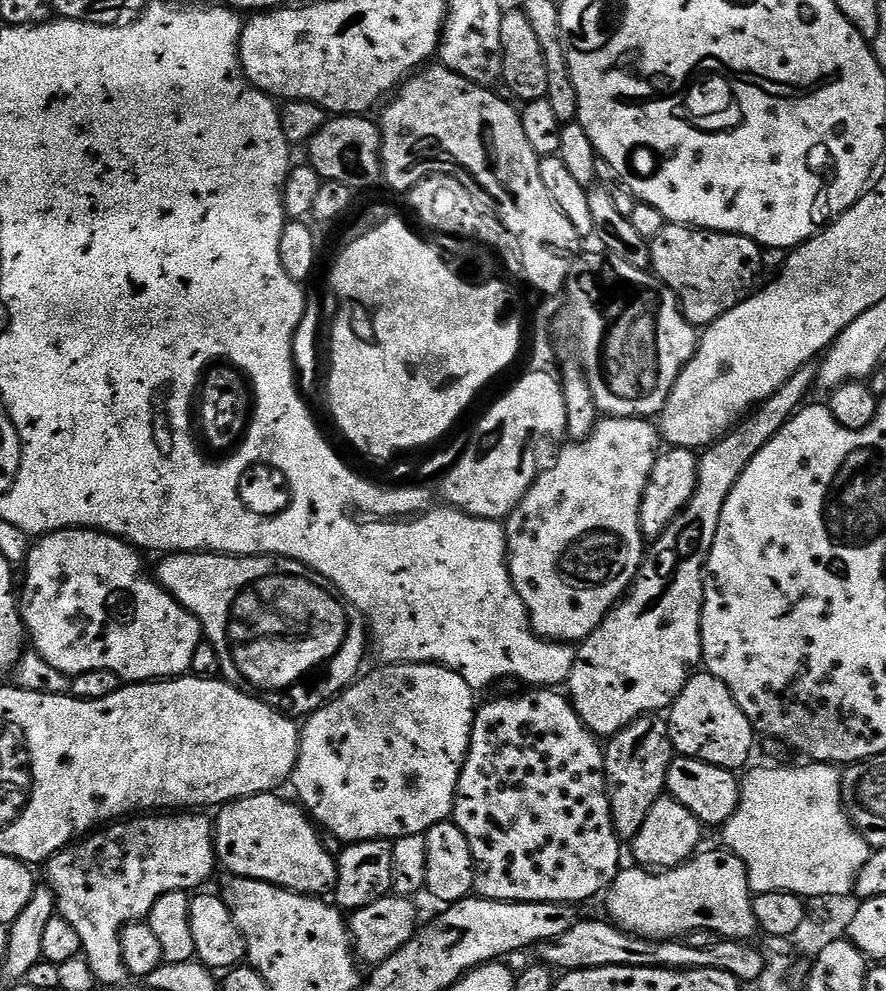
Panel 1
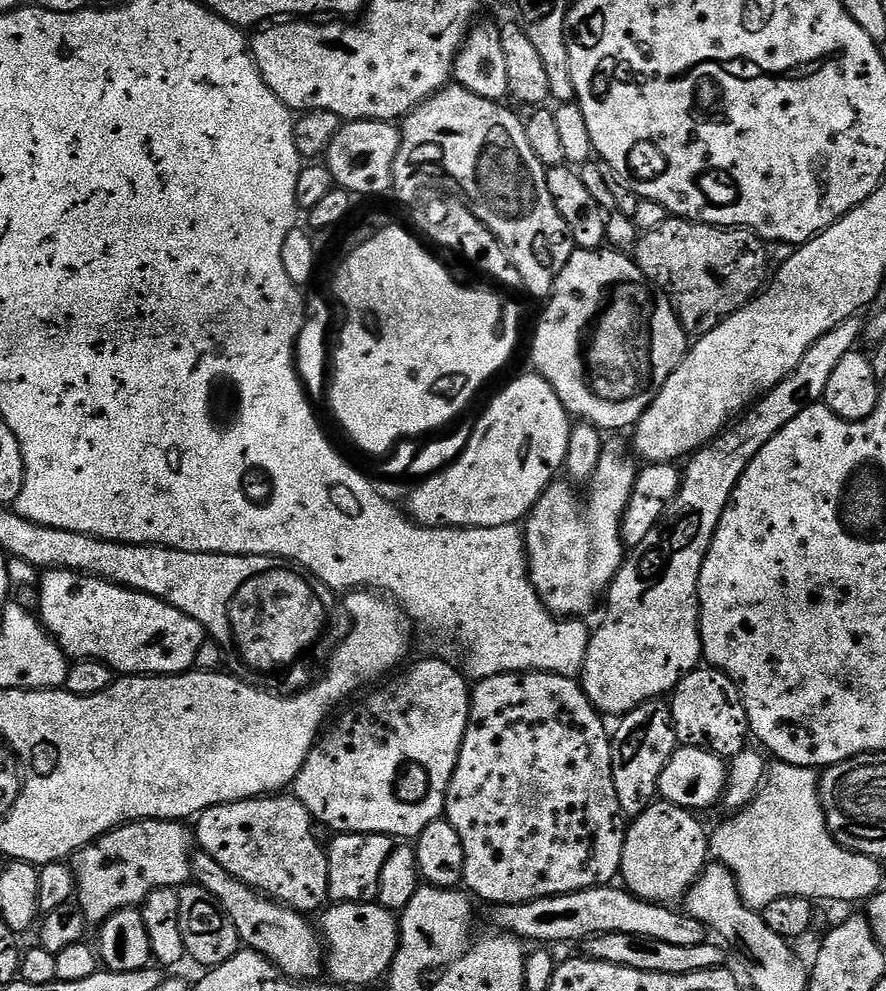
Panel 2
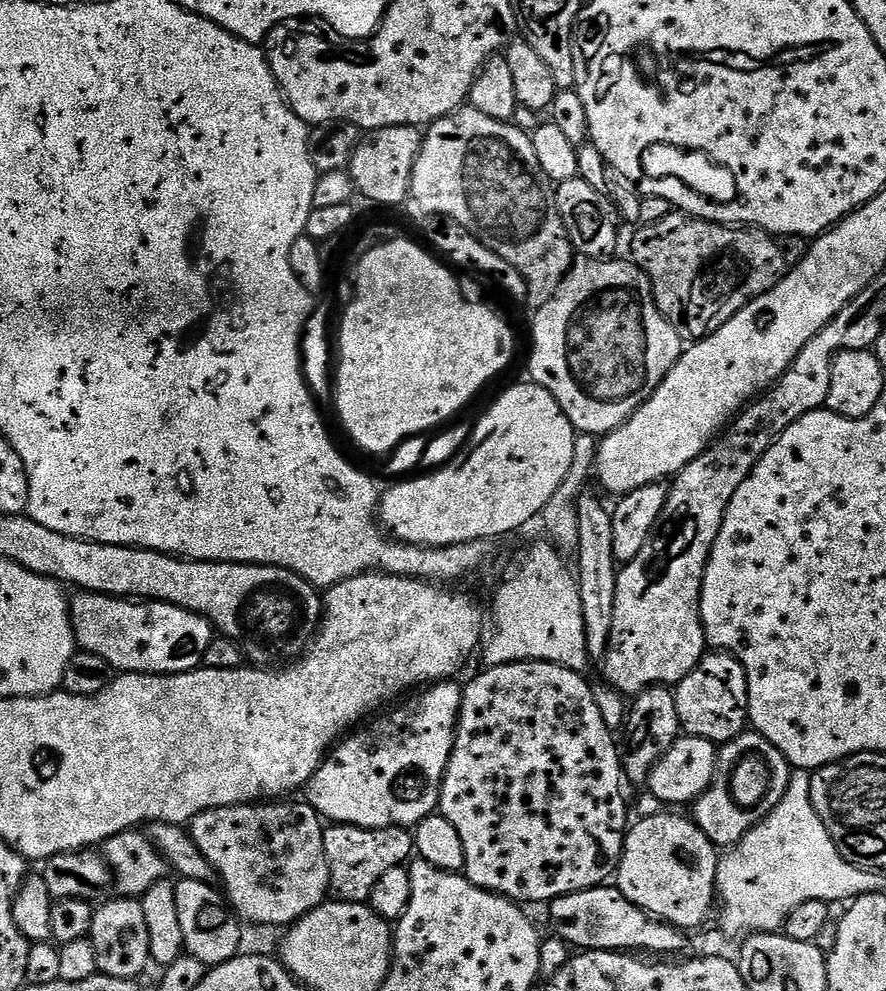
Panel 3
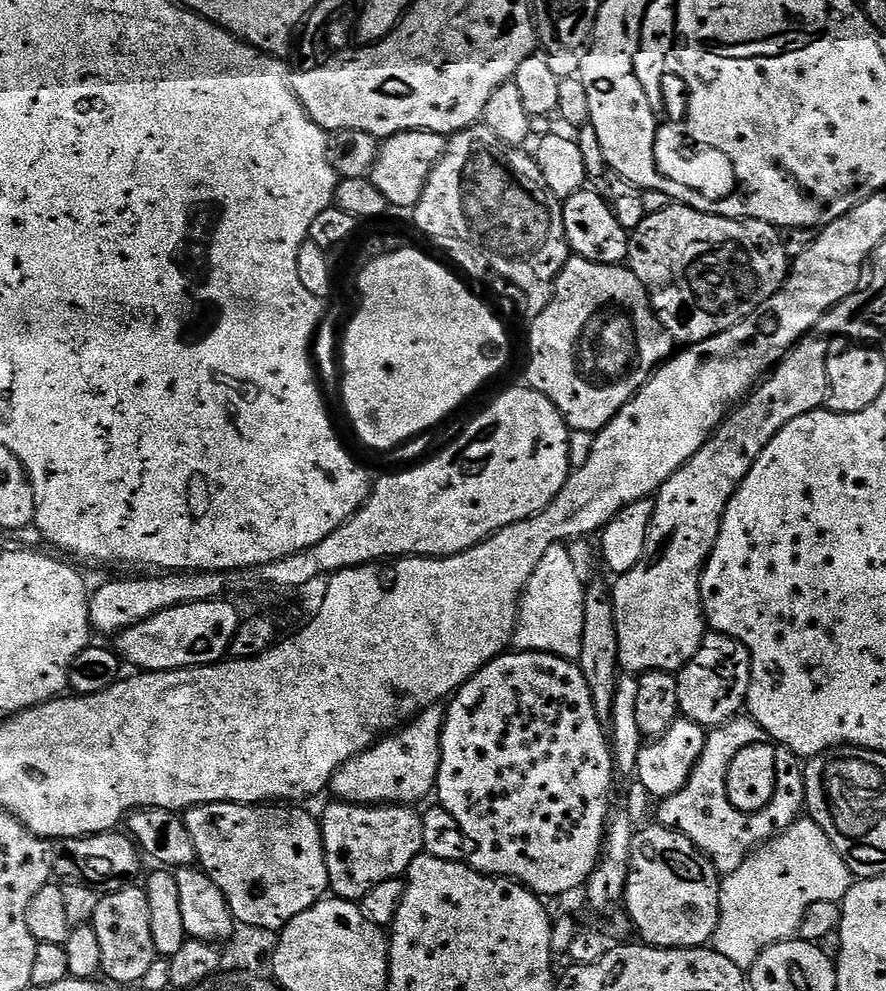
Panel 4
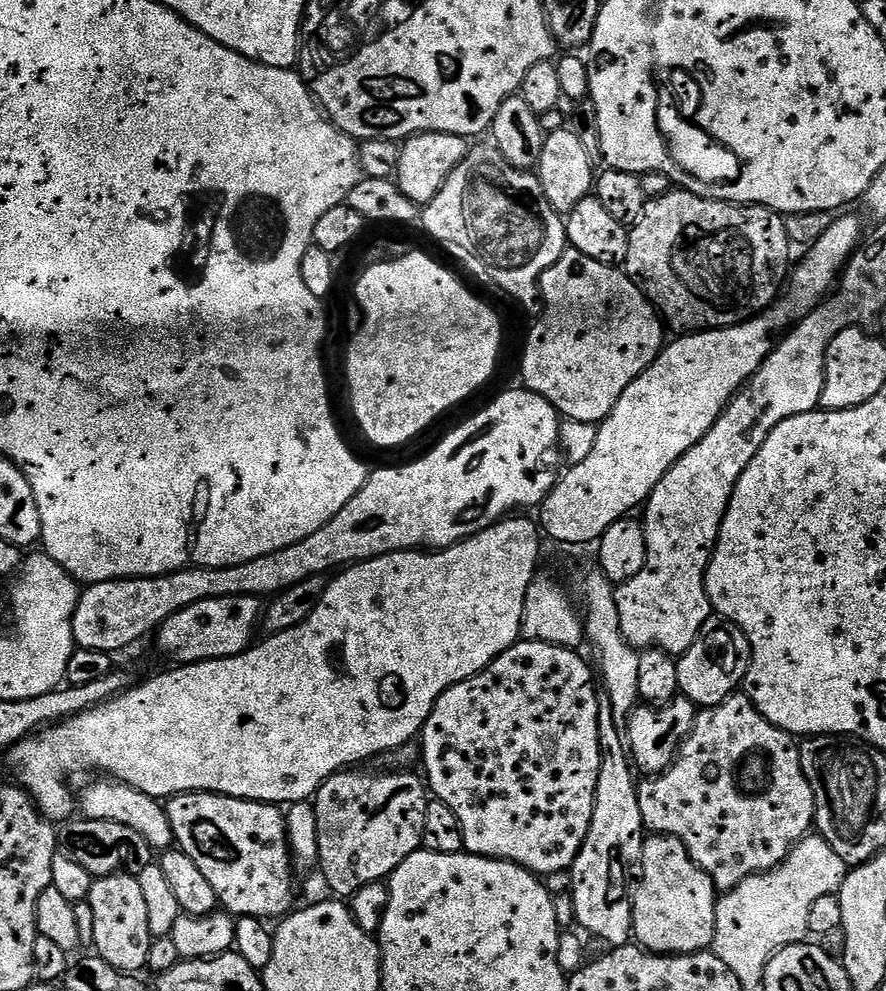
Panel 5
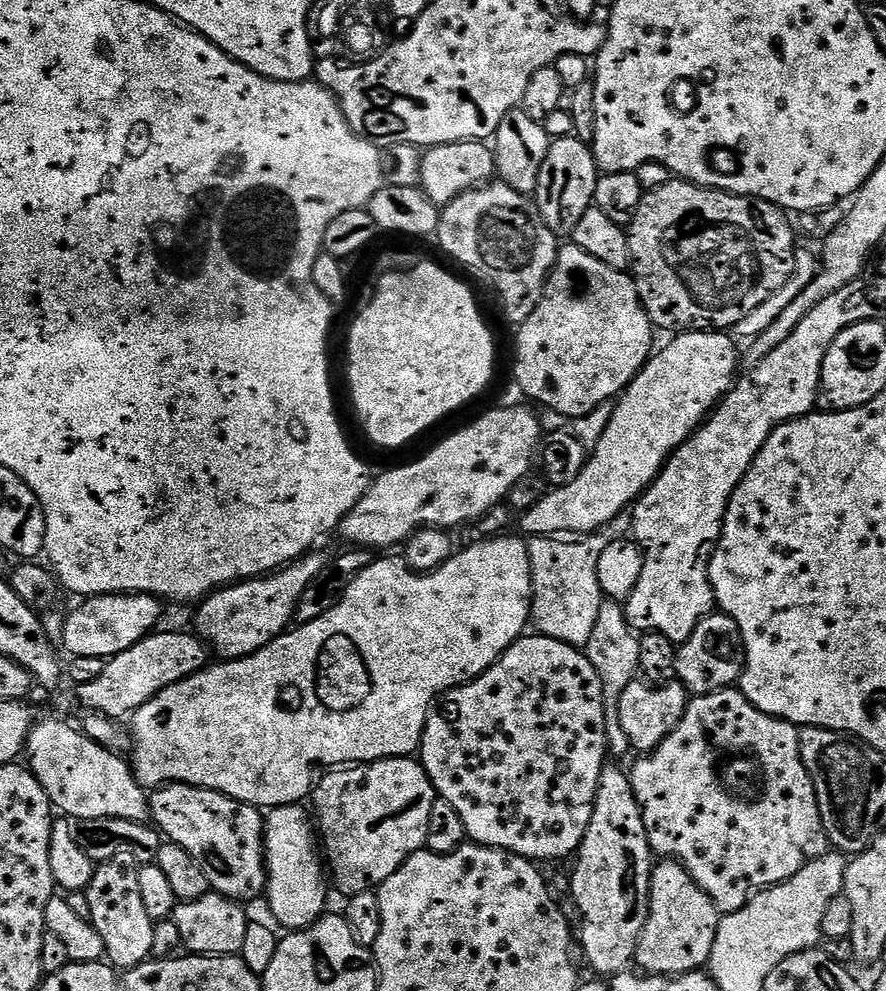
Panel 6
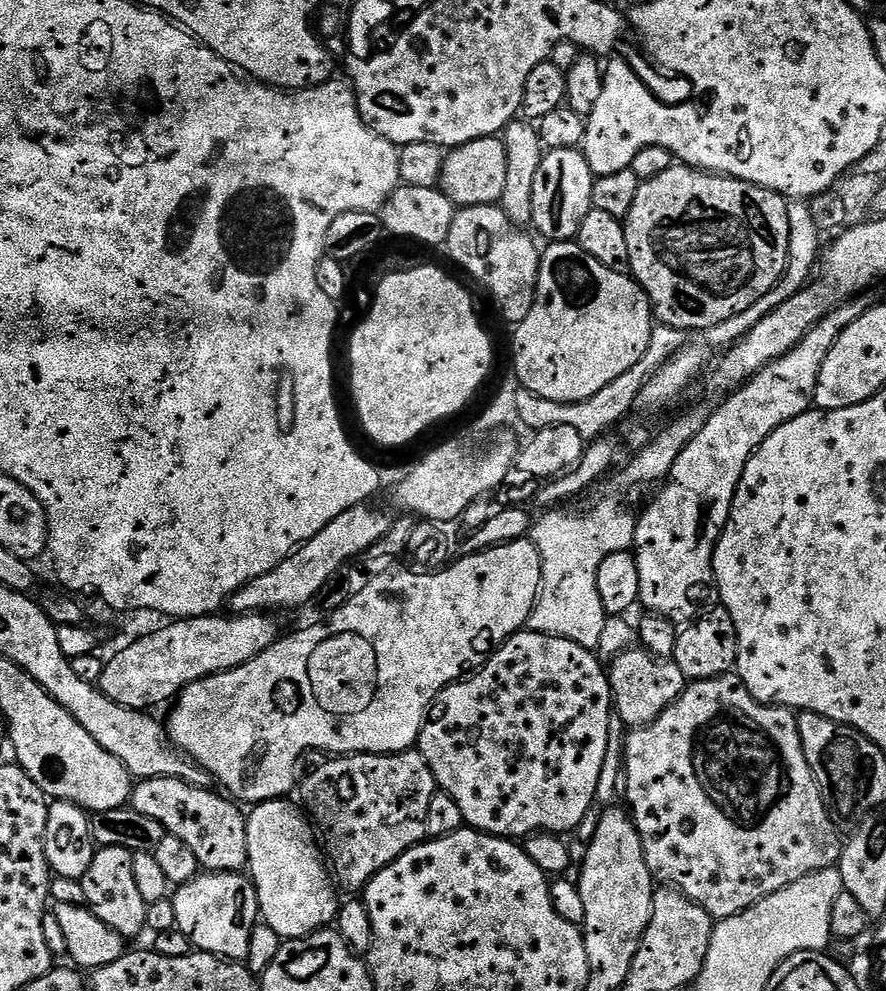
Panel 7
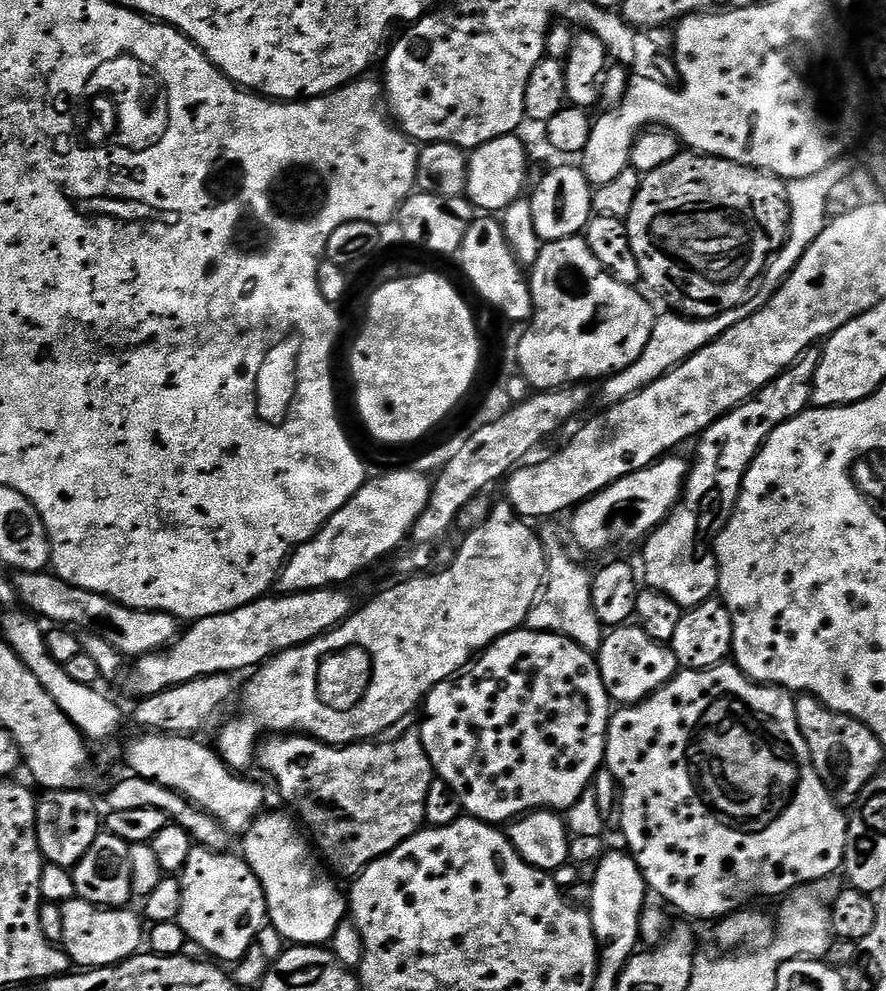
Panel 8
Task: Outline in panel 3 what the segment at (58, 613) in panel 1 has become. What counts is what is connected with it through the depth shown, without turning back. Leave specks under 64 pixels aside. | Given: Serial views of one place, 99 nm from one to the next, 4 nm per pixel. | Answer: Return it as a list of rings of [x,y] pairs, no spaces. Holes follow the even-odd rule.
[[[81,591],[73,595],[70,600],[70,611],[72,614],[72,633],[76,635],[77,645],[83,651],[93,652],[102,658],[106,658],[106,662],[110,662],[112,667],[124,674],[175,674],[178,672],[195,672],[197,668],[204,663],[204,655],[210,647],[210,642],[214,639],[214,629],[206,616],[199,616],[193,612],[187,612],[185,608],[179,608],[173,604],[161,604],[159,602],[137,602],[132,598],[117,598],[114,596],[99,596],[96,592]]]

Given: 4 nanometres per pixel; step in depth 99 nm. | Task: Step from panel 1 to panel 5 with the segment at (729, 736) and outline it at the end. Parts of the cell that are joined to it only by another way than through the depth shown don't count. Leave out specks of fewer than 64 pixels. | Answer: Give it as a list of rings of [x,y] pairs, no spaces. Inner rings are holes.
[[[710,618],[702,626],[694,646],[677,659],[680,696],[697,709],[714,708],[741,691],[752,664],[752,647],[737,624],[723,618]]]

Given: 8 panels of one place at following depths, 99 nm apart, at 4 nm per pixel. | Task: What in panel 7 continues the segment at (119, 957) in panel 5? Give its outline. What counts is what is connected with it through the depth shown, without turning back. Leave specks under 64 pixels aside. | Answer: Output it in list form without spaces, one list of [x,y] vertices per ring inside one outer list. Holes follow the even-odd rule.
[[[122,846],[100,848],[94,862],[90,862],[90,870],[79,880],[82,890],[86,890],[86,906],[98,918],[98,922],[106,922],[110,930],[119,936],[145,935],[148,926],[149,904],[142,898],[134,878],[134,855]]]

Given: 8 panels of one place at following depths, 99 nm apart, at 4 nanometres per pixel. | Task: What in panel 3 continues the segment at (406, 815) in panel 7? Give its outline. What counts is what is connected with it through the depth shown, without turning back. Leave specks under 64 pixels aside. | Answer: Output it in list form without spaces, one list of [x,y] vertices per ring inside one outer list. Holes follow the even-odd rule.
[[[332,824],[325,827],[324,845],[331,895],[340,902],[362,904],[371,897],[374,886],[378,886],[378,878],[382,878],[386,870],[409,863],[414,852],[414,836],[406,828],[359,828],[349,824]]]

